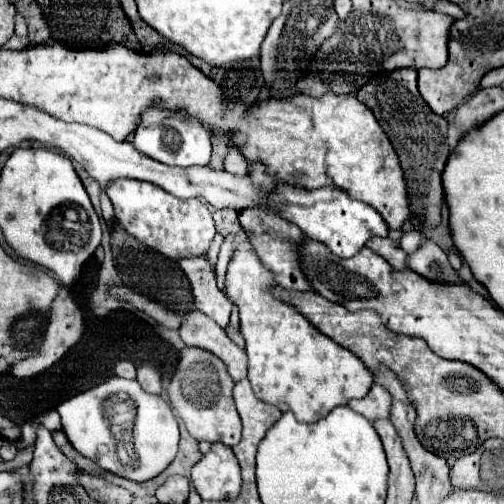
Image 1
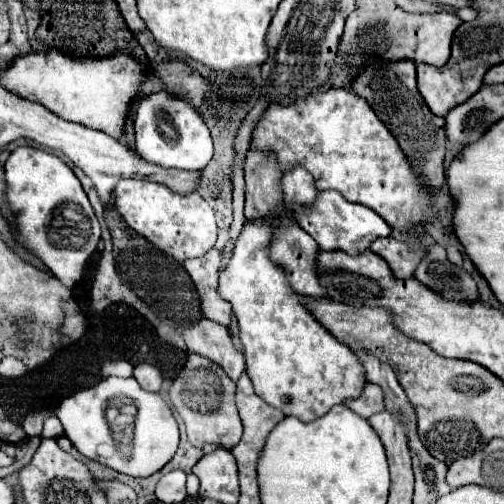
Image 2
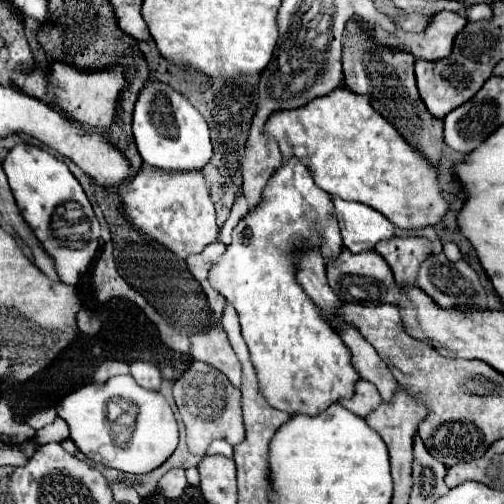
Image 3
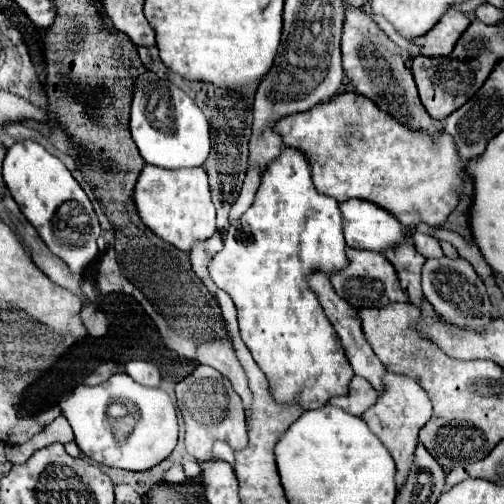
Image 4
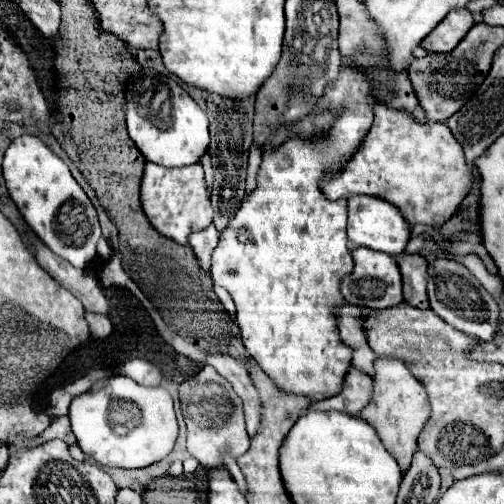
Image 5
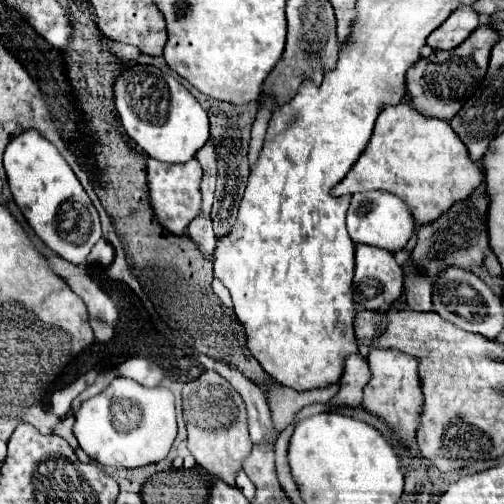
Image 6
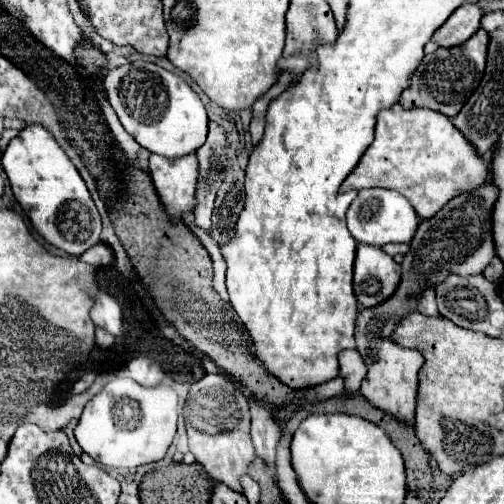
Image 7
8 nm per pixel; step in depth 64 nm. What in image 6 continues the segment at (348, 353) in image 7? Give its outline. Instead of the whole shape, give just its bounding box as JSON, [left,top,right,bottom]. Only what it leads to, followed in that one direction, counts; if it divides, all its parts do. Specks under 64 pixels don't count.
[292,354,370,426]

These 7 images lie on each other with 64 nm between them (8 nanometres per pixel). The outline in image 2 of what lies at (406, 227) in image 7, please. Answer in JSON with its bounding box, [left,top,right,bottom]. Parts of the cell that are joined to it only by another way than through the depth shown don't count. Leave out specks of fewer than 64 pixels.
[294,190,390,256]

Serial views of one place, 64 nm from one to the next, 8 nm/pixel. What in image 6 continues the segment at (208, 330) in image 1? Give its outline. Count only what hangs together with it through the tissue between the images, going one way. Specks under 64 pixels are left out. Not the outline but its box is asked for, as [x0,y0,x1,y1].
[214,362,272,444]

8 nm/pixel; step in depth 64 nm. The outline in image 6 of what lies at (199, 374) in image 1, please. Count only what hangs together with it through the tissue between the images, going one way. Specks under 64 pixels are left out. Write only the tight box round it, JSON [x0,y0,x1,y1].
[182,370,252,486]

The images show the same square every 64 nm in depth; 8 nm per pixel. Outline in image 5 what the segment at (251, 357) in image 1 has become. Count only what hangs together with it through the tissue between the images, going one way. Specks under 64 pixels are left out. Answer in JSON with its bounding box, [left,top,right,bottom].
[212,62,374,402]

